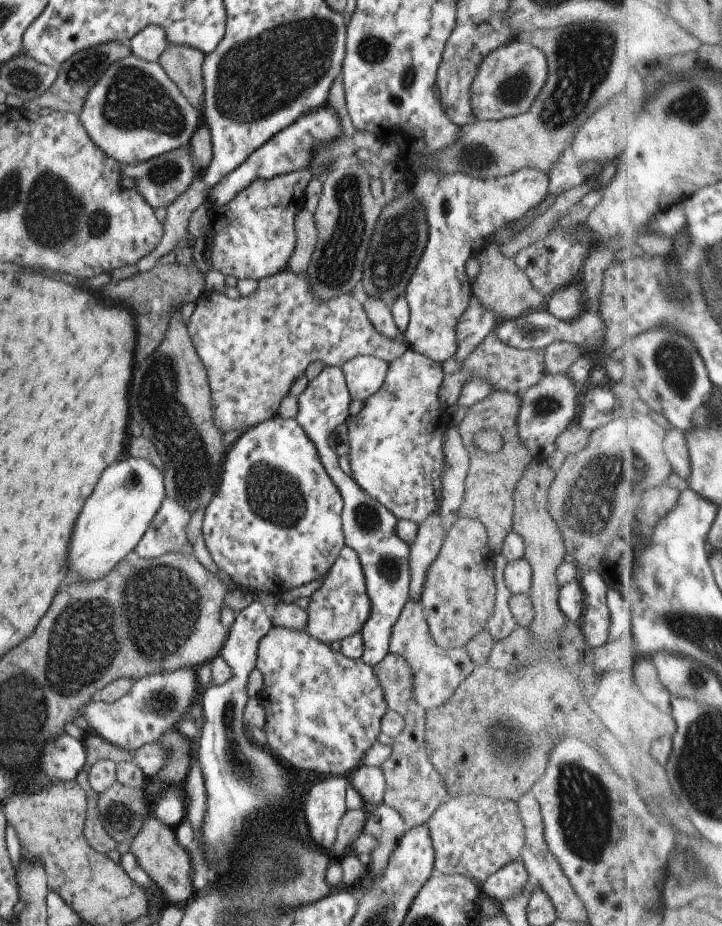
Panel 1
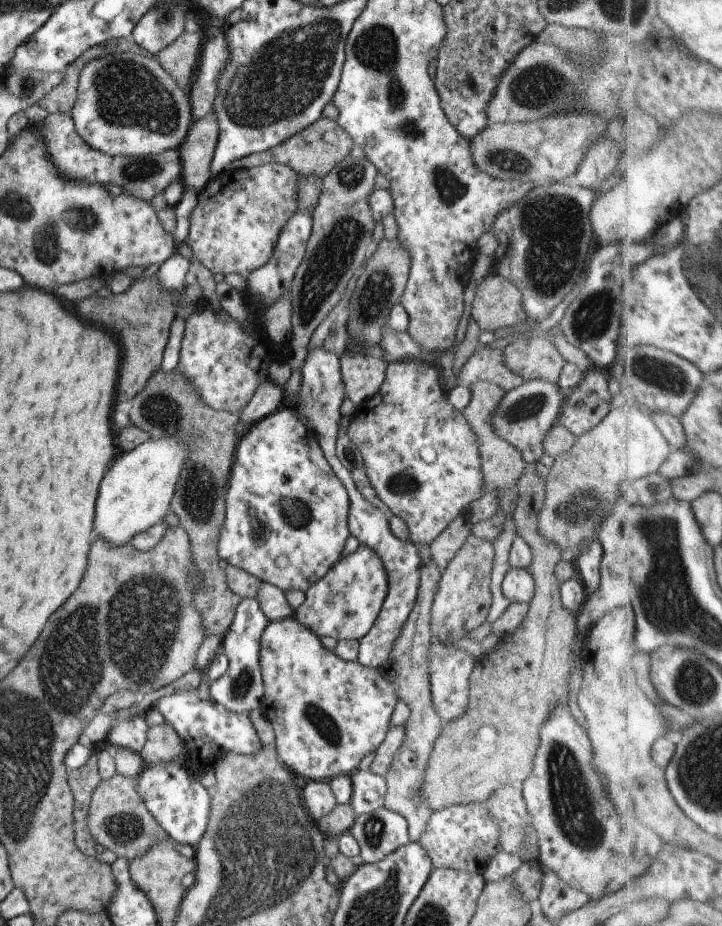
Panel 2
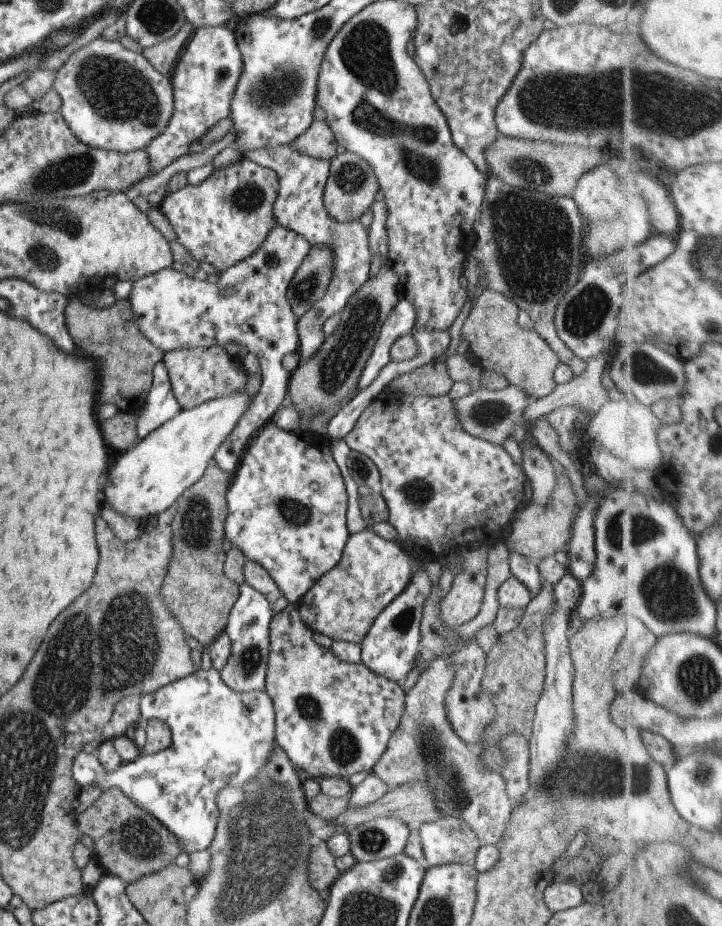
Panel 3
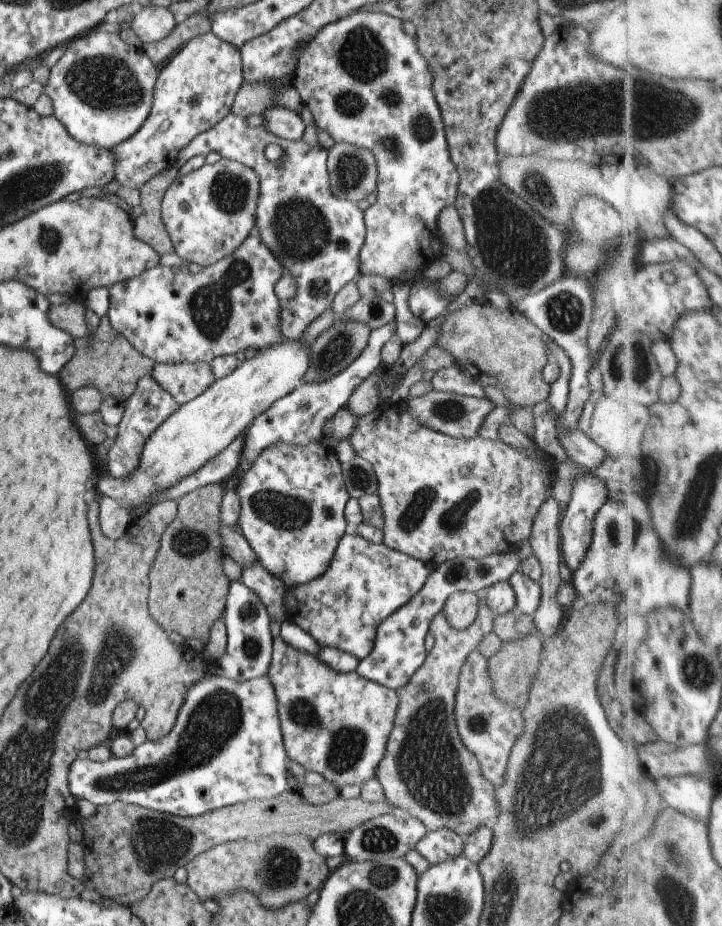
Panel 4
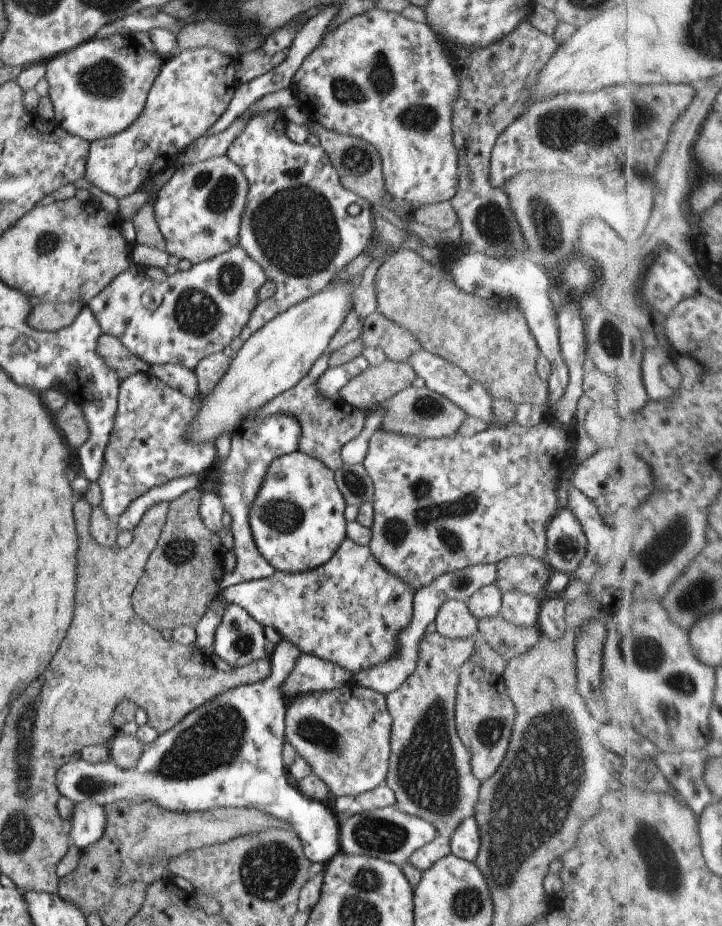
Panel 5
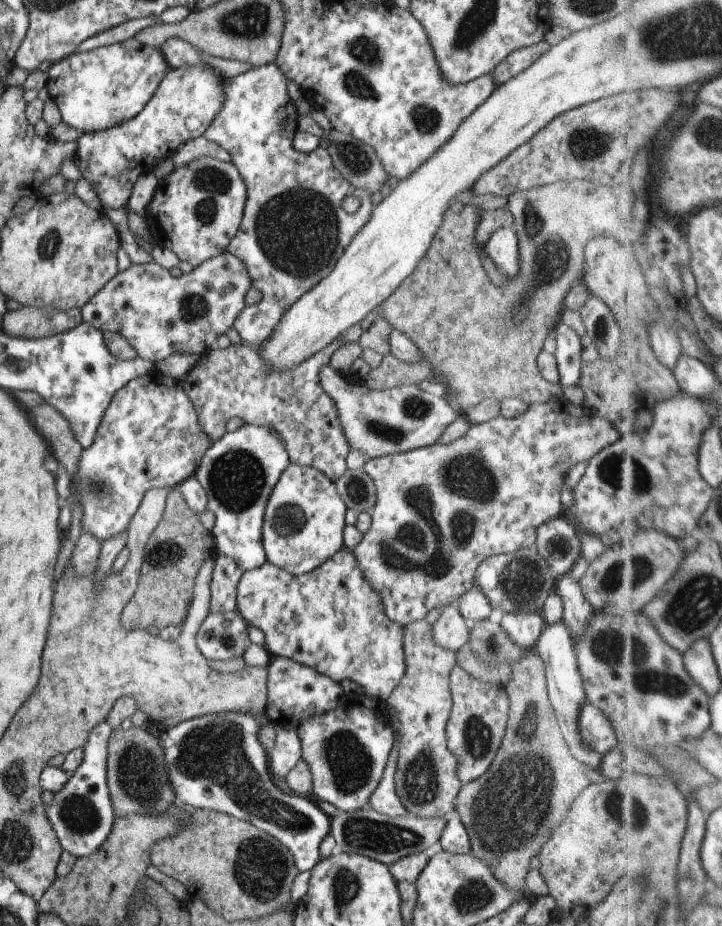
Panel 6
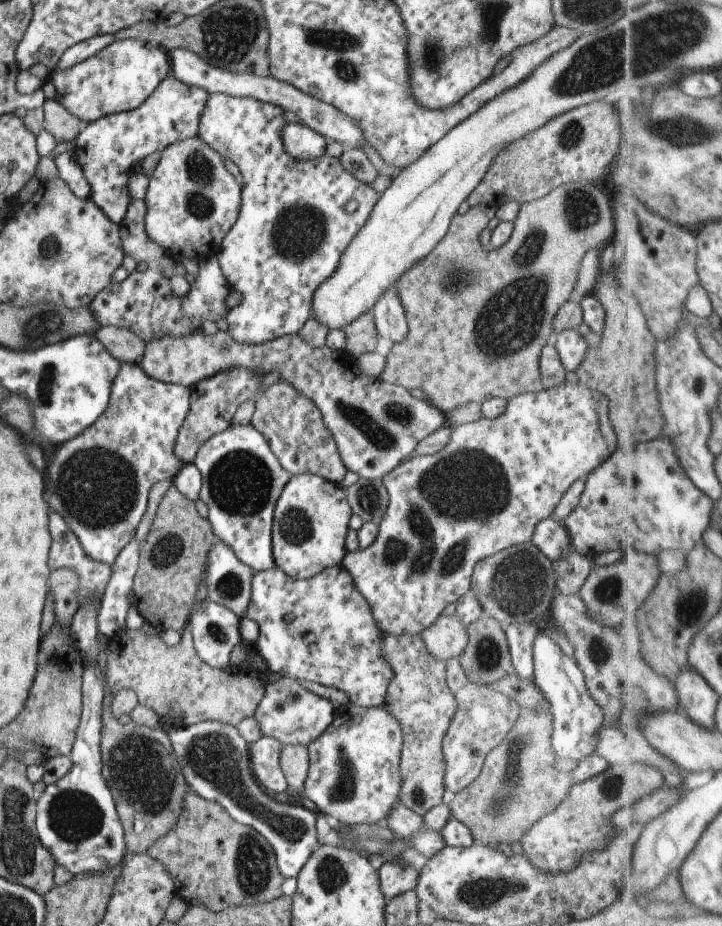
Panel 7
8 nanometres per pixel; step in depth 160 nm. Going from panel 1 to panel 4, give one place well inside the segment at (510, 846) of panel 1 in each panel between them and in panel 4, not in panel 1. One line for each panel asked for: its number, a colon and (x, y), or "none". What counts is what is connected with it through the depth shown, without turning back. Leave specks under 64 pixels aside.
2: (463, 837)
3: (445, 840)
4: (436, 846)

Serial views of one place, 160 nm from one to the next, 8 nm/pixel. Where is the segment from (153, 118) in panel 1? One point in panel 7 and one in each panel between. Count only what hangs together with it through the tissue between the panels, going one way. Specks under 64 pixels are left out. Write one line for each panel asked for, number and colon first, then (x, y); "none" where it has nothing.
2: (126, 104)
3: (112, 98)
4: (101, 89)
5: (97, 89)
6: (93, 90)
7: (122, 75)

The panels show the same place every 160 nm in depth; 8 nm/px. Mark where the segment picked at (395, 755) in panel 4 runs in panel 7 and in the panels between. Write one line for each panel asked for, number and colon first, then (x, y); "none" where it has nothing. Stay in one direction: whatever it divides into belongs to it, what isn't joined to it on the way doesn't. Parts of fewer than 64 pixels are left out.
5: (428, 770)
6: (425, 779)
7: (417, 697)

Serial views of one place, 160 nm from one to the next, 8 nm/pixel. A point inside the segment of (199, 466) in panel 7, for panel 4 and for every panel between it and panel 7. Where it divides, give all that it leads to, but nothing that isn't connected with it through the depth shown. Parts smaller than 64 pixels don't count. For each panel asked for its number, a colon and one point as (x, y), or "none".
4: (298, 418)
5: (253, 443)
6: (237, 472)

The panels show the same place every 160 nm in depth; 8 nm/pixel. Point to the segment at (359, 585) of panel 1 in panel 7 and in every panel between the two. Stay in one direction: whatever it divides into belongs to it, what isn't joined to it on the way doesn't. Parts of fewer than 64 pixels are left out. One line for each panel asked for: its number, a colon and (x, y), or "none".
2: (344, 602)
3: (343, 603)
4: (365, 582)
5: (349, 610)
6: (331, 619)
7: (320, 629)

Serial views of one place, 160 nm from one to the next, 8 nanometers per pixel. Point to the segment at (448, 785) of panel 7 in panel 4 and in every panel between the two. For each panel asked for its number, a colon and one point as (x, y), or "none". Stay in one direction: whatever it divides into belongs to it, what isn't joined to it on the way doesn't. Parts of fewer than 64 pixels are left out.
4: (488, 728)
5: (483, 713)
6: (475, 726)

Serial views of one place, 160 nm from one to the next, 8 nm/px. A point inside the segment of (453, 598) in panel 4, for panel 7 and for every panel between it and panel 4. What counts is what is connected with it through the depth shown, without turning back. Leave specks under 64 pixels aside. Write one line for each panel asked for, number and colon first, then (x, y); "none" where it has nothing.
5: (454, 620)
6: (449, 630)
7: (445, 639)

